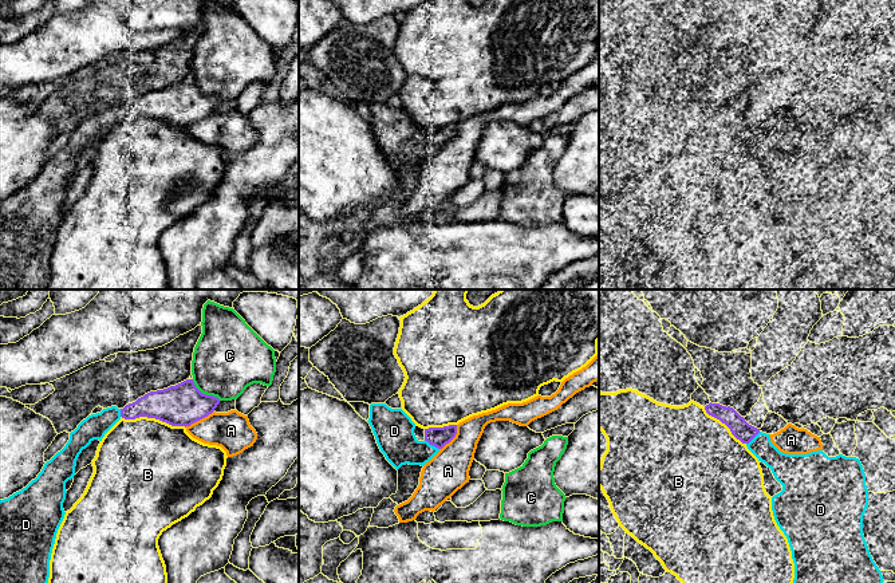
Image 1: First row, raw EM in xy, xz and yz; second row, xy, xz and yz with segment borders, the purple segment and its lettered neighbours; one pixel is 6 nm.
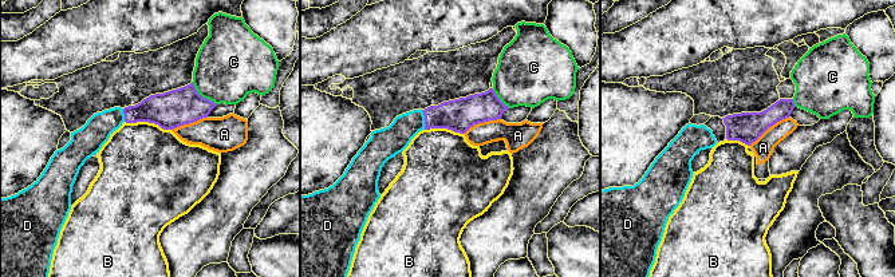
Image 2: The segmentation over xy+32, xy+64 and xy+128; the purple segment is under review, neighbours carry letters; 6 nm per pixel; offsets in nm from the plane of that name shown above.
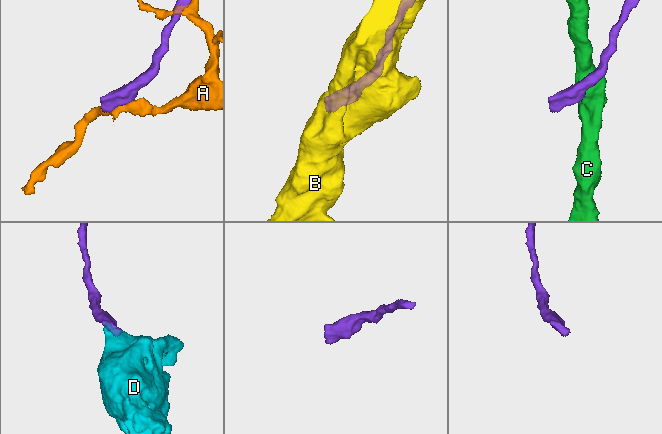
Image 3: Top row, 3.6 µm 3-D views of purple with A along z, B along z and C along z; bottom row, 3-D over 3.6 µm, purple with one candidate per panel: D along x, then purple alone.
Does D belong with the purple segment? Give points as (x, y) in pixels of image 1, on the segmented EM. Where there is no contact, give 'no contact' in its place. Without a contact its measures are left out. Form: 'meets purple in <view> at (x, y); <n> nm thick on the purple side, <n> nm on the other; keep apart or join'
meets purple in xz at (432, 444); 120 nm thick on the purple side, 240 nm on the other; join

